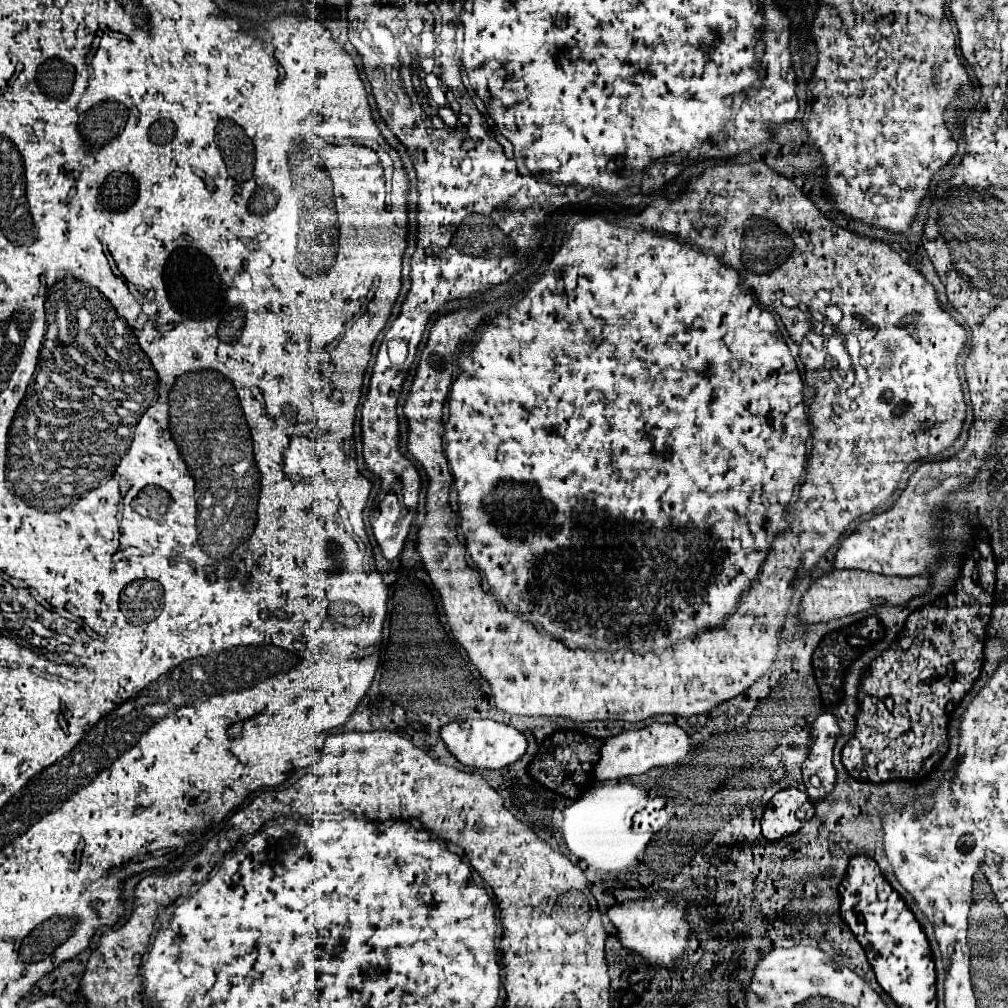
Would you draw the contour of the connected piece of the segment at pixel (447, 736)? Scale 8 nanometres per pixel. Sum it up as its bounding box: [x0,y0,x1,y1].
[441,719,527,769]

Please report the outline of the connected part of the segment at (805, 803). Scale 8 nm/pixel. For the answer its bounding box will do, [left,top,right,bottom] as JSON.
[761,787,815,841]

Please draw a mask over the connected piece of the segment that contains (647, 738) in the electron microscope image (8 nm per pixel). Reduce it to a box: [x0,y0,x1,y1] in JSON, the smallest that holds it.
[593,723,689,781]

